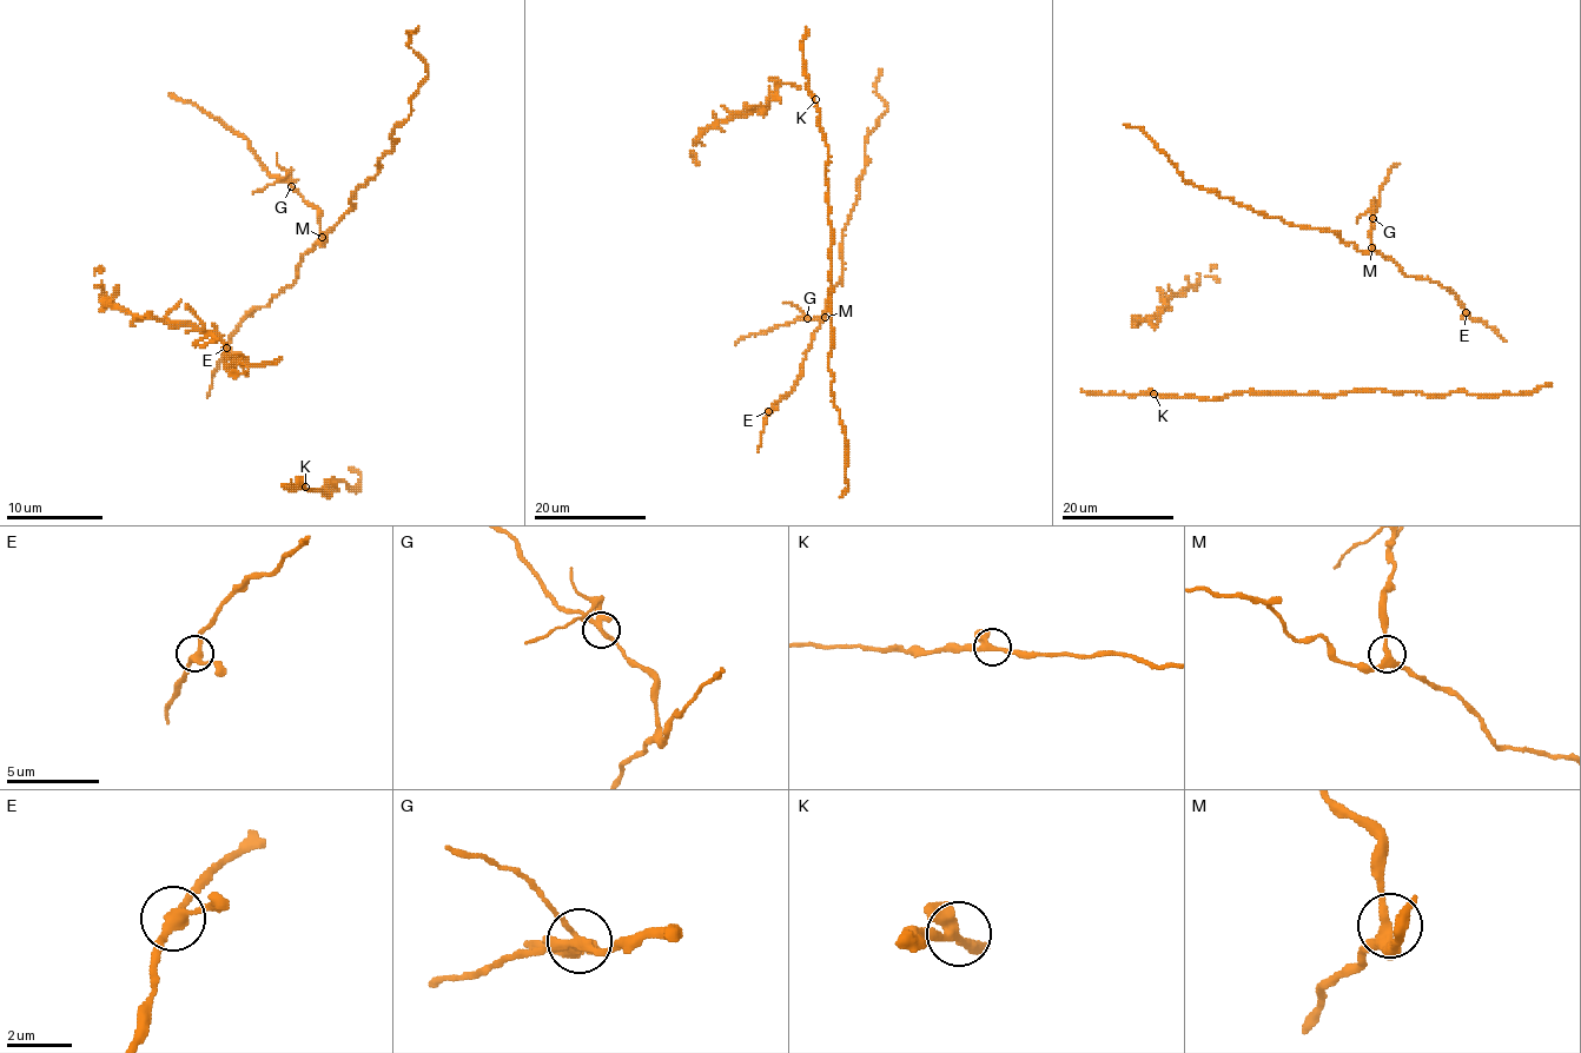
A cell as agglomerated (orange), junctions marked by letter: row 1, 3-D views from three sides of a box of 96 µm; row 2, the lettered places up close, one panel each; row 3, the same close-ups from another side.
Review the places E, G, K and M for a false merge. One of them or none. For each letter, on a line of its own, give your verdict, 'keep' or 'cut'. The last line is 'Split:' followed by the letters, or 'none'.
E: keep
G: cut
K: keep
M: keep
Split: G

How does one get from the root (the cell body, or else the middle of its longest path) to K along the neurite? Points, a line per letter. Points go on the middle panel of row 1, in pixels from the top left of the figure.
K: (833, 403), (833, 372), (827, 366), (832, 350), (832, 226), (826, 181), (829, 147), (815, 99)

